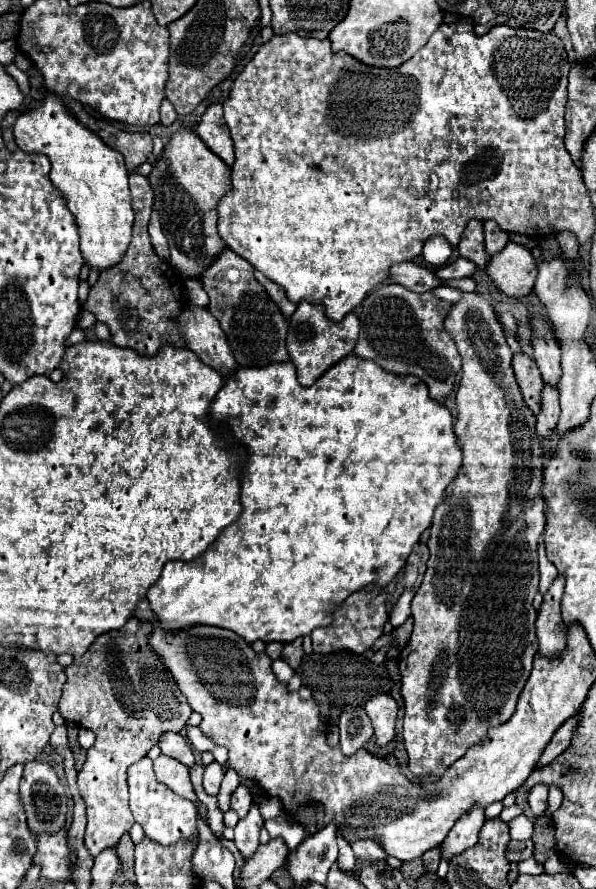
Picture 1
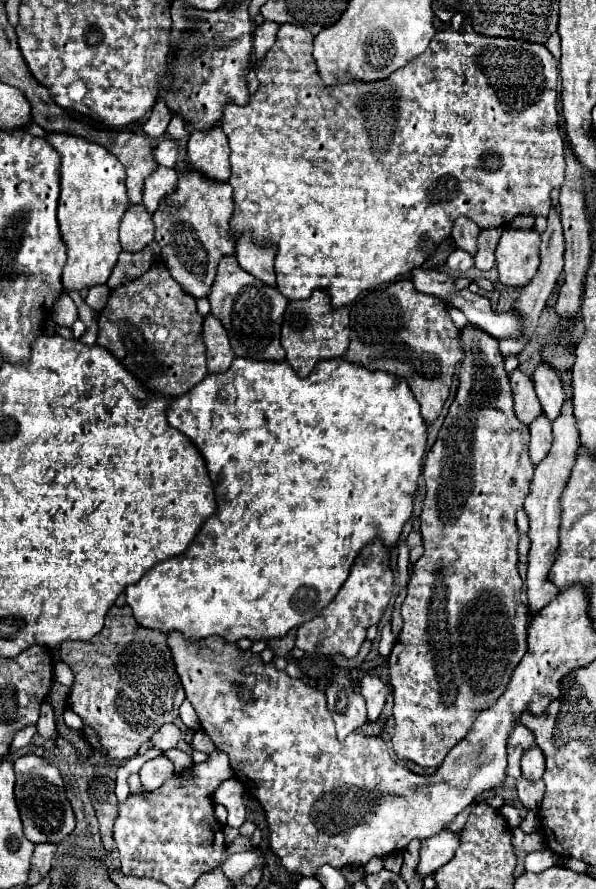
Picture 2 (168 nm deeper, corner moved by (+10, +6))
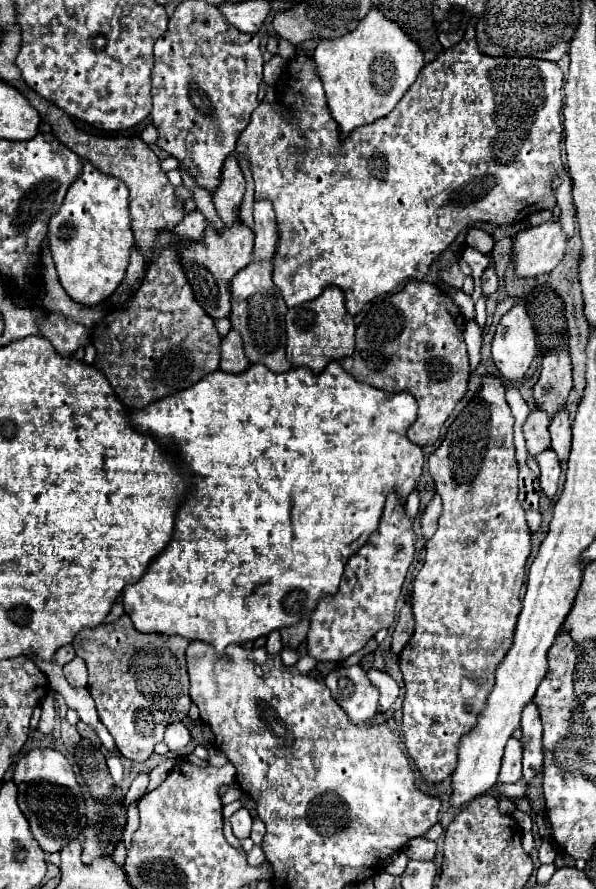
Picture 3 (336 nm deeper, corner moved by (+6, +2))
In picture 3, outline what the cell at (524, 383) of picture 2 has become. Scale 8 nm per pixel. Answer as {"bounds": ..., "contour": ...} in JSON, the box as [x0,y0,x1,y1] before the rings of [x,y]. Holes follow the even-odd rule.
{"bounds":[524,409,550,455],"contour":[[[532,409],[526,423],[524,423],[524,437],[526,437],[526,449],[532,455],[540,455],[542,451],[550,449],[550,433],[548,433],[548,417],[540,413],[538,409]]]}

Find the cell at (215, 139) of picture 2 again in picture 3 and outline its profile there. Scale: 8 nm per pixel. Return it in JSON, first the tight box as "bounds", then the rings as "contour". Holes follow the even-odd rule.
{"bounds":[212,157,246,225],"contour":[[[228,157],[228,163],[224,163],[220,189],[216,189],[216,193],[212,197],[224,225],[236,223],[240,203],[244,197],[244,189],[246,189],[246,181],[244,181],[244,175],[238,167],[238,161],[236,161],[236,157]]]}

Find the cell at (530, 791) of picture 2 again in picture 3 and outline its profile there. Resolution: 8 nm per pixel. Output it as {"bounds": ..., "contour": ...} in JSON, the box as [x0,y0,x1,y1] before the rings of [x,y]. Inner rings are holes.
{"bounds":[495,778,528,799],"contour":[[[523,778],[519,779],[514,784],[506,784],[497,781],[495,786],[499,792],[499,799],[502,799],[504,797],[525,797],[528,789],[528,786],[525,784]]]}

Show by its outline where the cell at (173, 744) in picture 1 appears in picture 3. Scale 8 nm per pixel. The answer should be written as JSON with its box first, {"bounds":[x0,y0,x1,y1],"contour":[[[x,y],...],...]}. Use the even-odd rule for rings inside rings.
{"bounds":[164,723,190,751],"contour":[[[170,723],[164,733],[164,743],[170,747],[170,751],[182,751],[190,741],[190,731],[184,723]]]}

